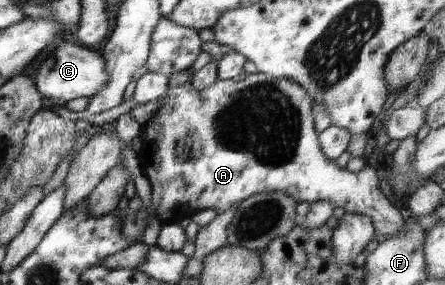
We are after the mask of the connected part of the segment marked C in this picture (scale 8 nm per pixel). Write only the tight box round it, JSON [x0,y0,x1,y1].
[31,40,109,102]

